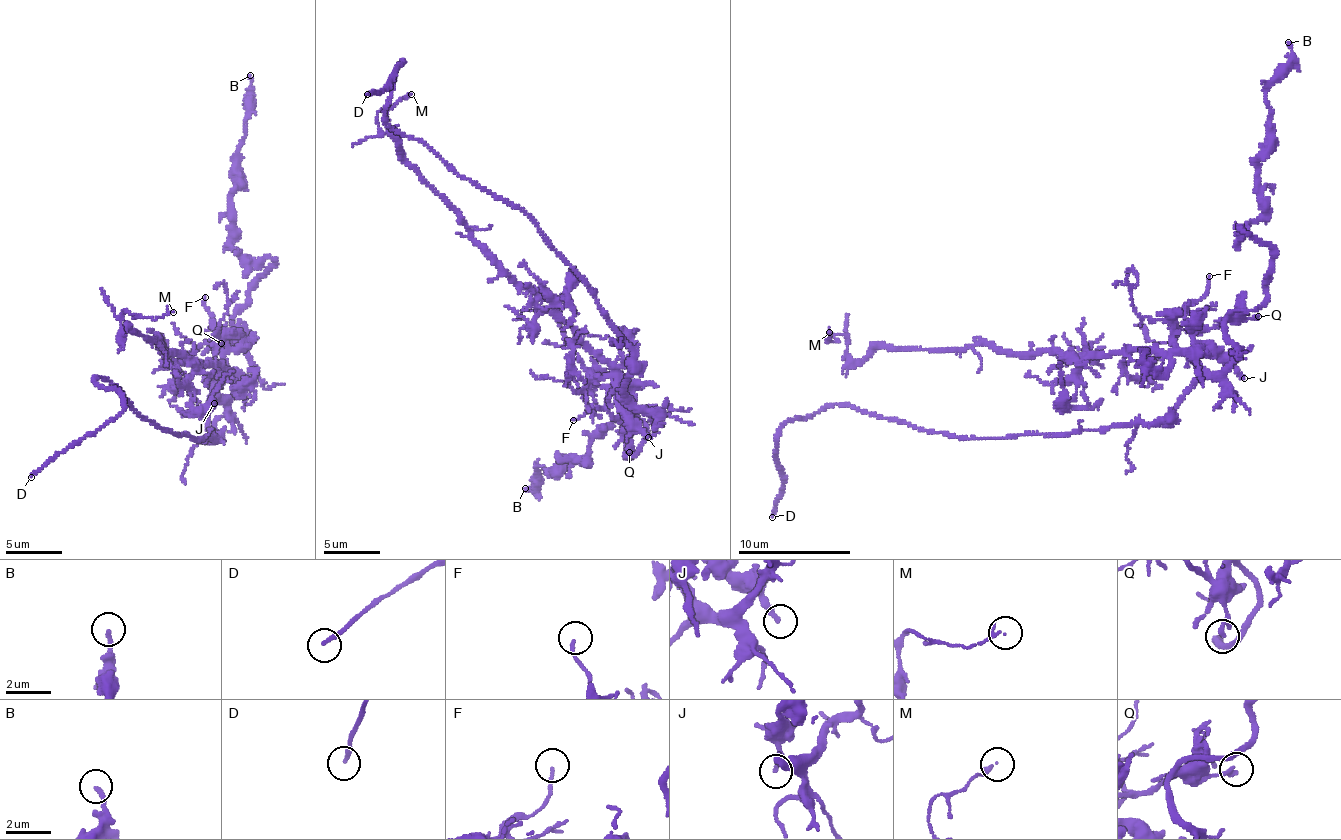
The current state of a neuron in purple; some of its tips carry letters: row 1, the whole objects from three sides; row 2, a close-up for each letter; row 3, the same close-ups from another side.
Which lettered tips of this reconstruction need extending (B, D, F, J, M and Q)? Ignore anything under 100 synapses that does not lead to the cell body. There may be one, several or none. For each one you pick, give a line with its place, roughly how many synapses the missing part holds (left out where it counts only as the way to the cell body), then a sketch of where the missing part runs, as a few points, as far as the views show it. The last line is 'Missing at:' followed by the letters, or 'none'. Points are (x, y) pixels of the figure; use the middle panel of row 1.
D: (367, 94)
Missing at: D

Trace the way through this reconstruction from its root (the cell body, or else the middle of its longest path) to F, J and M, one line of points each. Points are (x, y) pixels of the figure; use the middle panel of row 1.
F: (630, 361), (622, 383), (624, 397), (617, 398), (620, 391), (593, 386), (583, 416), (573, 420)
J: (630, 361), (622, 383), (624, 397), (617, 398), (618, 392), (616, 406), (624, 419), (648, 437)
M: (630, 361), (620, 398), (617, 374), (551, 302), (513, 282), (396, 138), (381, 134), (377, 114), (411, 94)

